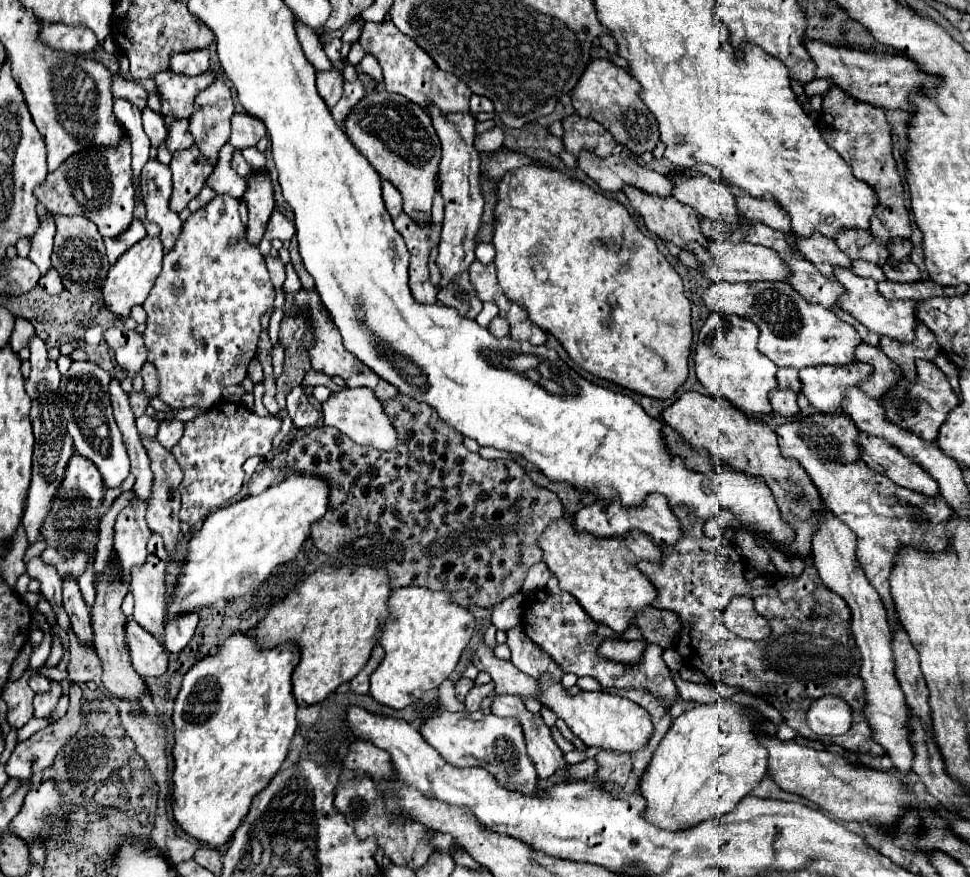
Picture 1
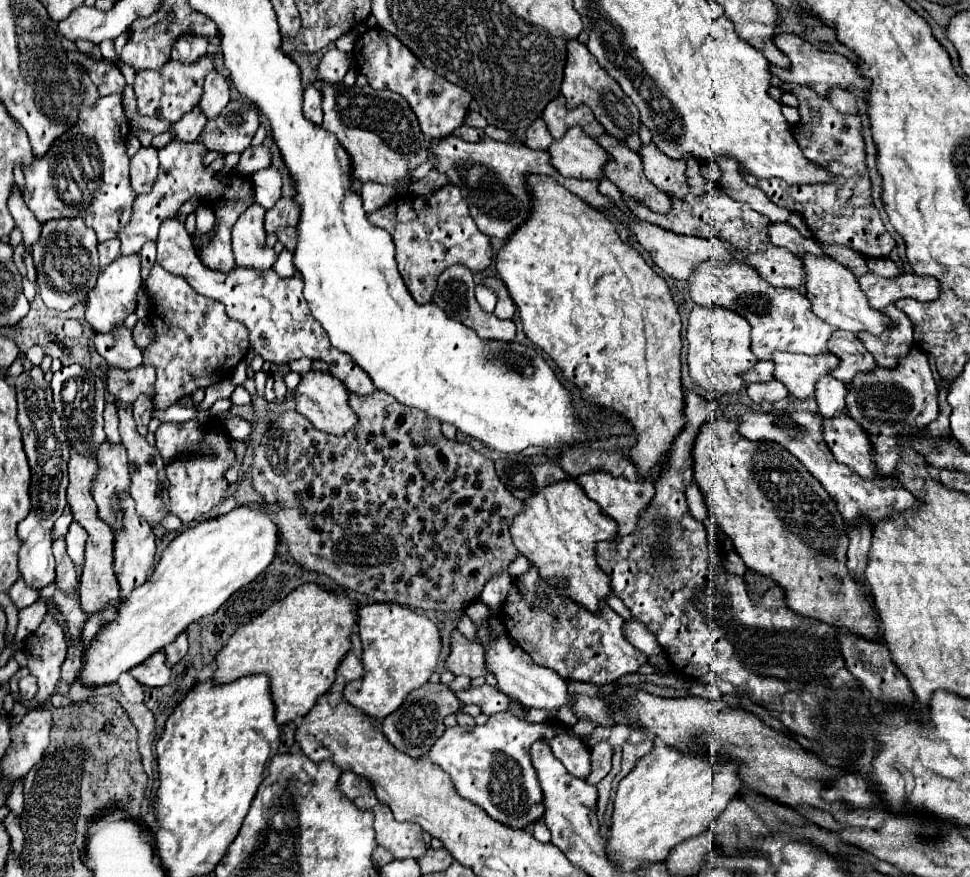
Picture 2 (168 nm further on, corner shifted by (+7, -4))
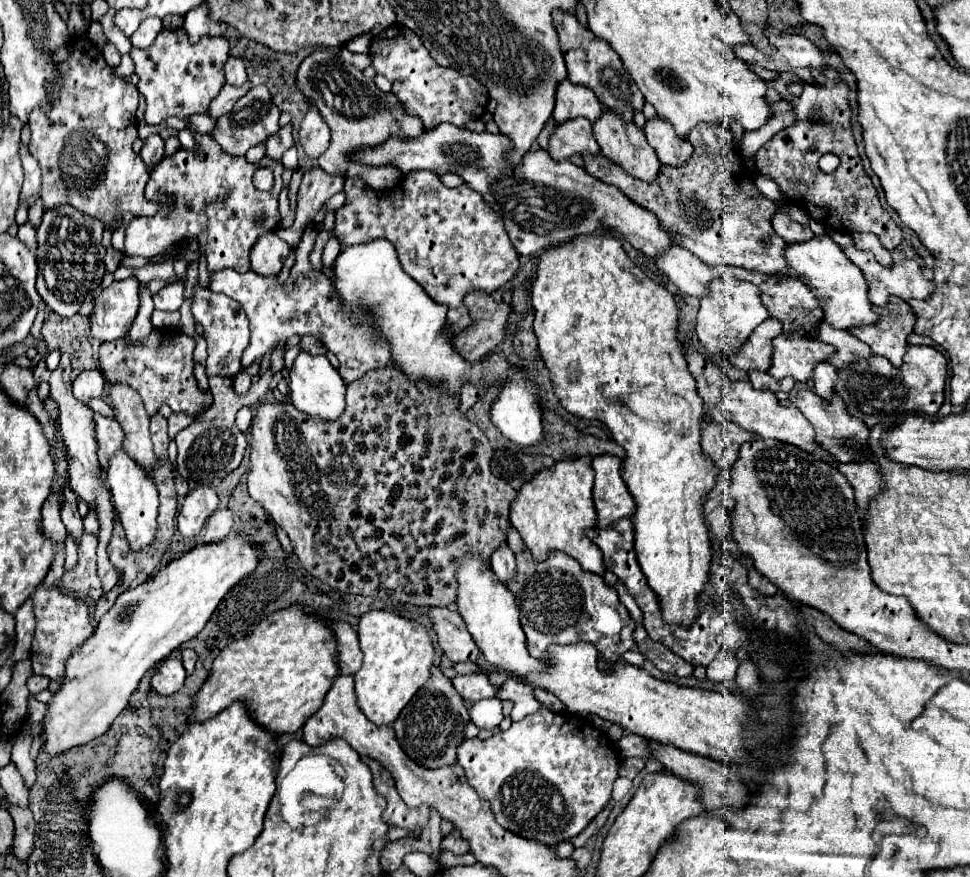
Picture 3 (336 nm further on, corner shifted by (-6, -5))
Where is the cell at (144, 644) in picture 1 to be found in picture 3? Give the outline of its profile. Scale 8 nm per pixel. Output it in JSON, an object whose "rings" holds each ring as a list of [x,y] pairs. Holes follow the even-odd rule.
{"rings":[[[169,656],[157,668],[155,676],[151,678],[151,686],[157,694],[169,696],[169,694],[175,694],[183,686],[185,678],[187,678],[187,672],[185,672],[181,660],[175,656]]]}

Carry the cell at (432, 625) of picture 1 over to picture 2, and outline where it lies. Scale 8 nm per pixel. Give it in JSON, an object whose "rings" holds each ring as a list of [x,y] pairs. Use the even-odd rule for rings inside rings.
{"rings":[[[396,603],[364,605],[360,607],[358,621],[364,675],[358,681],[346,683],[344,699],[364,715],[384,719],[410,691],[422,687],[430,679],[440,655],[440,635],[428,617]]]}

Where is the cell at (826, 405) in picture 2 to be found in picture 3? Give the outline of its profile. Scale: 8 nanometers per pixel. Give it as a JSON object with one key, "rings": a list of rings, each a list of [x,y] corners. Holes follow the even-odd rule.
{"rings":[[[829,362],[825,364],[819,364],[815,368],[815,376],[813,376],[813,386],[815,386],[815,392],[823,398],[823,400],[831,400],[831,396],[835,394],[835,384],[837,380],[837,368]]]}

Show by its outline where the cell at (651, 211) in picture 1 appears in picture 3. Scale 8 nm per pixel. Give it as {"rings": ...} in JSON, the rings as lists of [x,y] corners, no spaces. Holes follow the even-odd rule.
{"rings":[[[603,112],[603,116],[597,120],[597,124],[593,124],[593,134],[595,134],[595,140],[597,144],[601,146],[601,152],[603,156],[621,166],[629,176],[633,178],[639,178],[643,182],[657,182],[657,176],[659,176],[659,170],[661,170],[661,162],[655,154],[655,150],[647,144],[647,138],[645,134],[635,126],[635,124],[625,124],[621,118],[617,118],[613,112]]]}

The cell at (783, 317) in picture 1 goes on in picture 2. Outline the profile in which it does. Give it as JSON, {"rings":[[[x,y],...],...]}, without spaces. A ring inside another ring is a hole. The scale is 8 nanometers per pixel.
{"rings":[[[720,259],[702,261],[692,269],[688,289],[692,301],[698,305],[718,305],[740,313],[752,327],[752,353],[758,359],[772,359],[774,351],[804,353],[810,357],[828,351],[826,343],[834,327],[812,313],[806,295],[798,289],[776,289],[764,283],[764,279],[760,279],[760,275],[746,263],[726,263]]]}

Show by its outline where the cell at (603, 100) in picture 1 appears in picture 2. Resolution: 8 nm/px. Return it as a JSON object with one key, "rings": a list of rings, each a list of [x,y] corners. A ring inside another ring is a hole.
{"rings":[[[572,39],[572,41],[566,41],[566,49],[568,49],[568,55],[566,55],[566,67],[564,67],[564,79],[562,79],[562,95],[566,97],[566,103],[568,107],[576,107],[580,103],[586,103],[594,117],[602,123],[602,127],[618,137],[618,139],[626,139],[628,135],[632,133],[638,133],[640,129],[640,115],[638,115],[638,109],[636,105],[630,101],[630,97],[624,95],[624,91],[620,89],[620,85],[606,73],[606,69],[602,69],[598,65],[598,61],[594,59],[594,55],[586,49],[584,43]]]}

